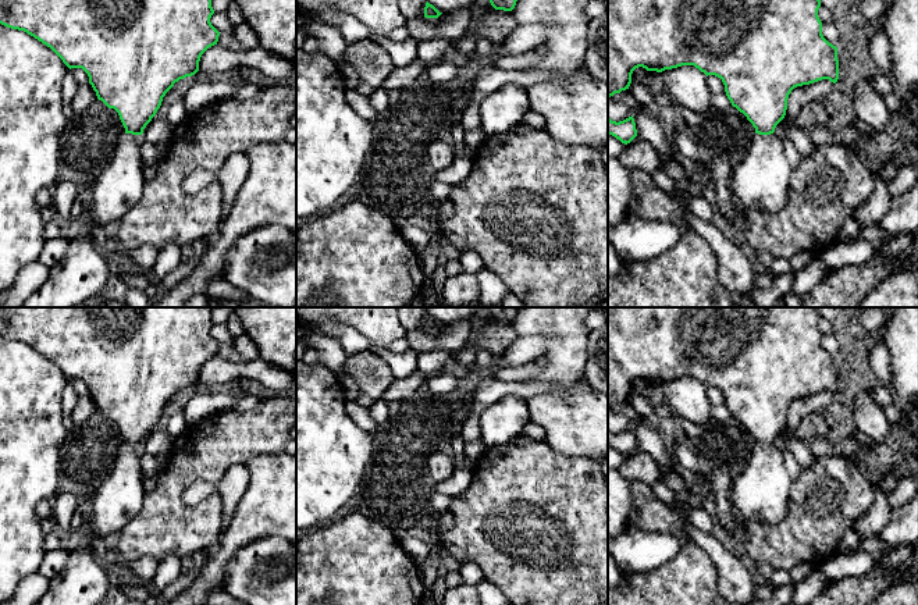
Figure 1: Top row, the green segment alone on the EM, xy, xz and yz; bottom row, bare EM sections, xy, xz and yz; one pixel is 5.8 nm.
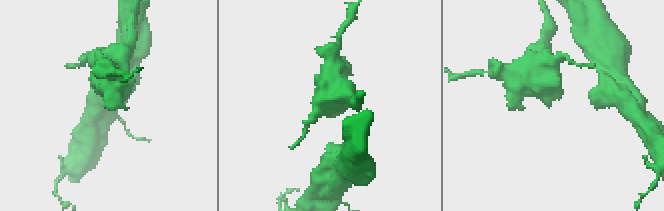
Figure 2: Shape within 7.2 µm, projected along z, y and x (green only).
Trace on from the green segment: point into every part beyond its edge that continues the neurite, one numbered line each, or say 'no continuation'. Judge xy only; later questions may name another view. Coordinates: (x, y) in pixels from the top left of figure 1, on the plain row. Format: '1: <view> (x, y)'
1: xy (82, 582)

